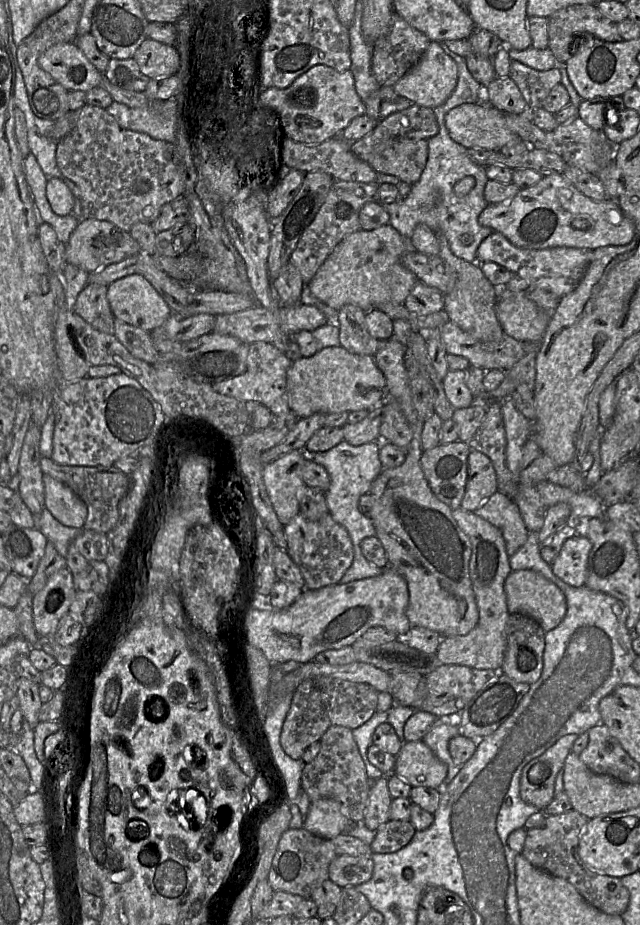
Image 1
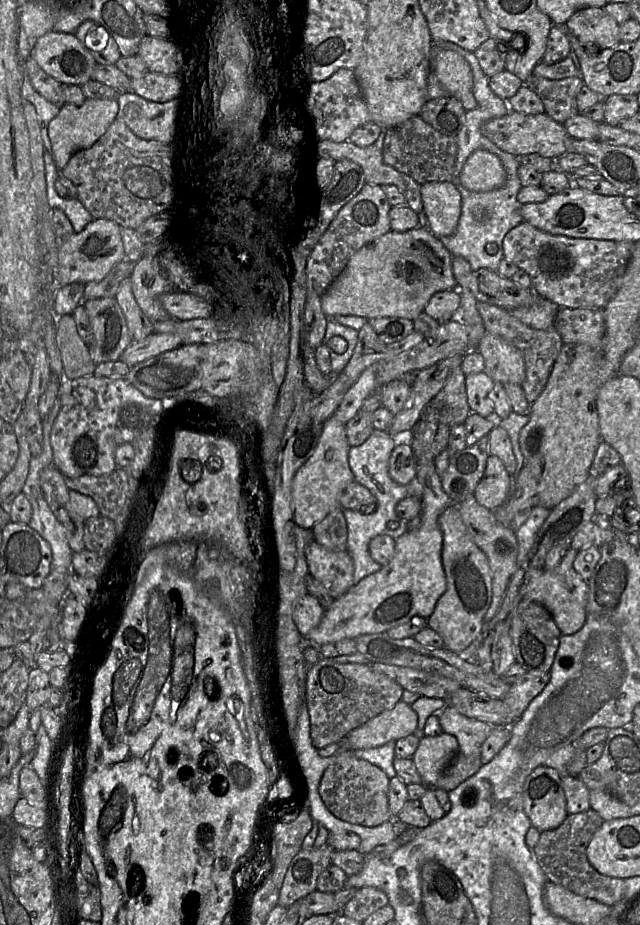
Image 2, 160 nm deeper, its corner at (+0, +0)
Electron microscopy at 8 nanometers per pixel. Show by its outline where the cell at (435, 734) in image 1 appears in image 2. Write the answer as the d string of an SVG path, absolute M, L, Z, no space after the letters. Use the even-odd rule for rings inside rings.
M446 706L438 715L443 733L453 735L458 742L458 752L465 755L480 755L481 746L493 726L468 718L452 706Z

